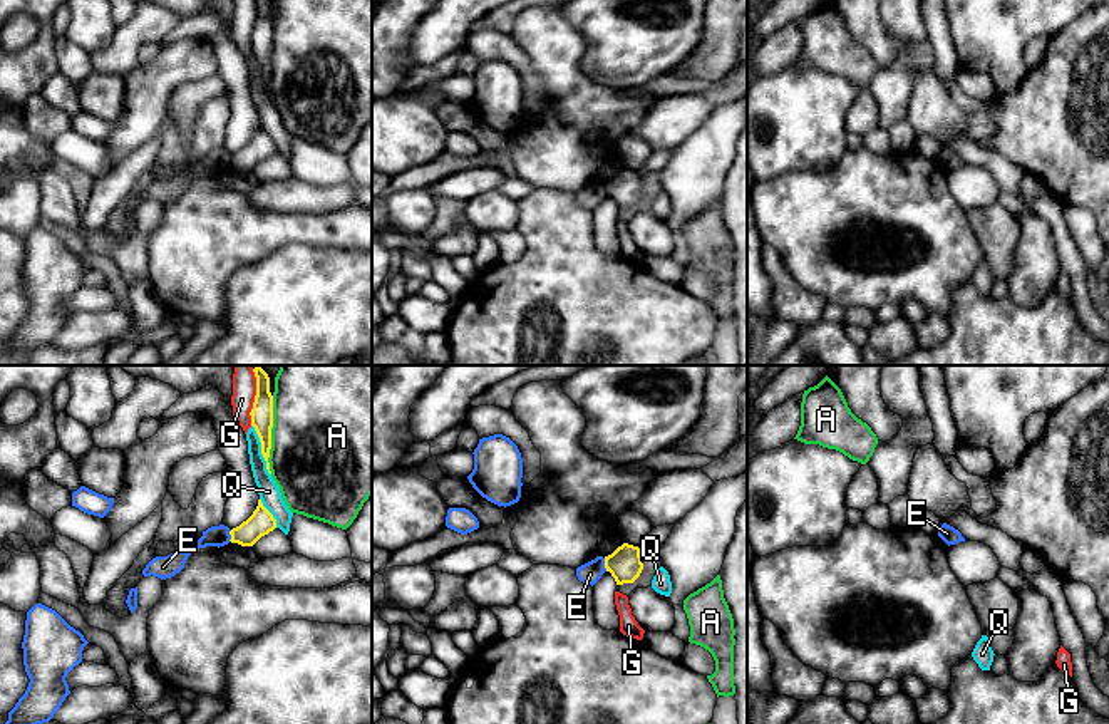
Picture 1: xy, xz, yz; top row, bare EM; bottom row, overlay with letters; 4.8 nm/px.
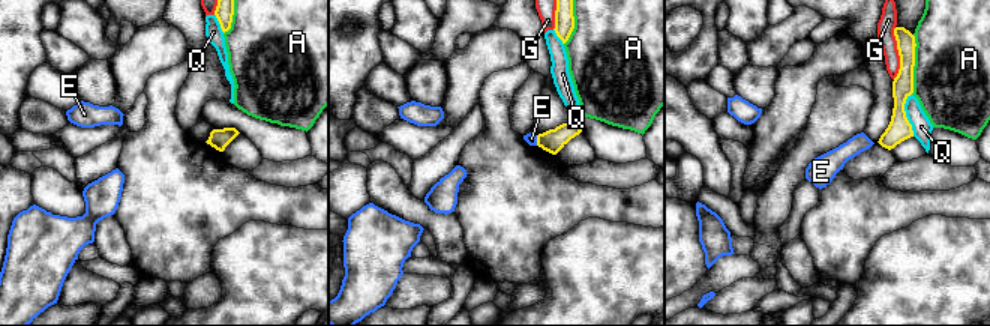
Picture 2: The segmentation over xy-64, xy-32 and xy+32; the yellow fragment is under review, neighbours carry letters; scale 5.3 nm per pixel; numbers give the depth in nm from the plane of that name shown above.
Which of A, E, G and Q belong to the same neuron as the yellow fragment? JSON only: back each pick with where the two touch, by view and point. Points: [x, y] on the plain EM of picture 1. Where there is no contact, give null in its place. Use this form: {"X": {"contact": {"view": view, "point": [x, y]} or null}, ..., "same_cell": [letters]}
{"same_cell": []}

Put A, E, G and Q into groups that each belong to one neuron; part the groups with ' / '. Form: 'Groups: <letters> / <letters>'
Groups: A / E / G / Q

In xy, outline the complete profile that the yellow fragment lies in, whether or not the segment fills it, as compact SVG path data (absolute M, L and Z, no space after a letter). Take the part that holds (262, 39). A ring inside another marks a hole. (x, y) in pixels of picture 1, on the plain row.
M255 0L256 2L256 20L253 27L251 50L255 52L260 67L261 79L266 85L266 94L270 96L270 74L271 74L271 52L273 52L273 20L270 17L270 2L268 0Z

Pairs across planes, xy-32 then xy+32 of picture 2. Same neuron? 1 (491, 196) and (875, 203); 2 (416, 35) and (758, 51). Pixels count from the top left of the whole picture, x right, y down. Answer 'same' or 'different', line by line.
1: same
2: different

